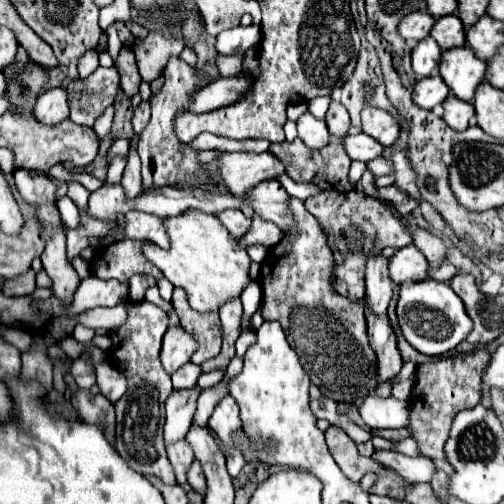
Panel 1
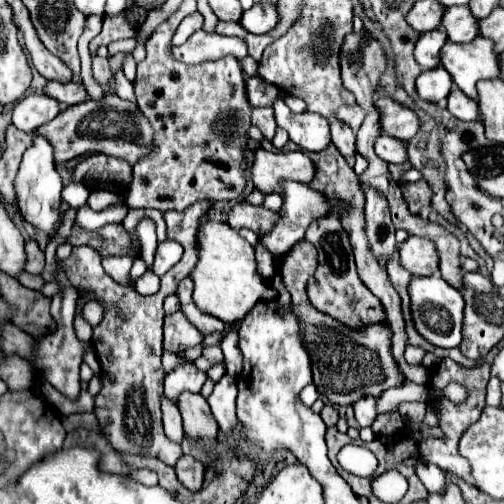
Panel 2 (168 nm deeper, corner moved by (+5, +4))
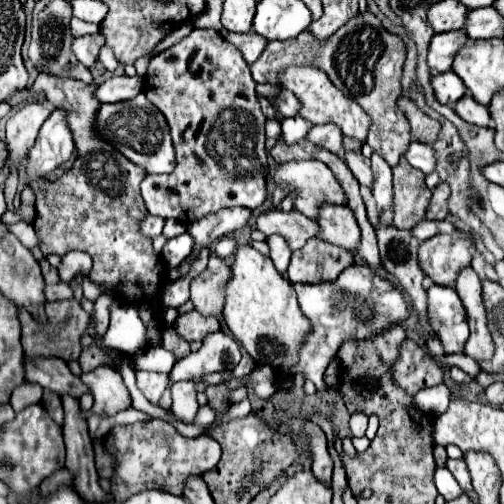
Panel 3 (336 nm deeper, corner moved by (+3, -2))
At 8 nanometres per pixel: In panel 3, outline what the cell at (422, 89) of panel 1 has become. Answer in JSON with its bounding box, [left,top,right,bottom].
[432,72,466,106]

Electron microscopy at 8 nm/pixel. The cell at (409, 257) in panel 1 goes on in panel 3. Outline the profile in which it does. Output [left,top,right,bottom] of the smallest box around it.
[418,230,472,286]

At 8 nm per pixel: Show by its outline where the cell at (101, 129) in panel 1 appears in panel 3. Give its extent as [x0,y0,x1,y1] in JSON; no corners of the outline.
[70,18,100,38]

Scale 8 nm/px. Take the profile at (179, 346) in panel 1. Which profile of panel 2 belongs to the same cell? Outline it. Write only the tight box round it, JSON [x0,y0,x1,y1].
[164,312,202,352]

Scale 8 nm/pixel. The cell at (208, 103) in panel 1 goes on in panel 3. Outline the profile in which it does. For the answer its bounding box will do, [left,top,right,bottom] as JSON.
[272,90,300,116]

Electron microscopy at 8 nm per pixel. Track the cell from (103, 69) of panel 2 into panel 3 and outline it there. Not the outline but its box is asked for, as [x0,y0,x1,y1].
[72,34,104,68]

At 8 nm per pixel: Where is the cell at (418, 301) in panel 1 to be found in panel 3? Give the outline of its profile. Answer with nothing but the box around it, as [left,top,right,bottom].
[428,284,468,354]

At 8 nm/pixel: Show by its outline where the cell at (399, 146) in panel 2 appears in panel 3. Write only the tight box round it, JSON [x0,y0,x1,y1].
[402,142,434,174]

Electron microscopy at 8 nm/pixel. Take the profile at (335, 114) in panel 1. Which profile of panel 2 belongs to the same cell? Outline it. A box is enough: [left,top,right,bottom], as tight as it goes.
[330,118,356,162]

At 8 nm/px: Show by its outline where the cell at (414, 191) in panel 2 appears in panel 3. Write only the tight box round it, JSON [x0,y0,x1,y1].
[426,182,450,220]

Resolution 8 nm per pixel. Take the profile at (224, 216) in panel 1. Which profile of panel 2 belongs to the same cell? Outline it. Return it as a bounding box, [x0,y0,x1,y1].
[228,202,278,234]

